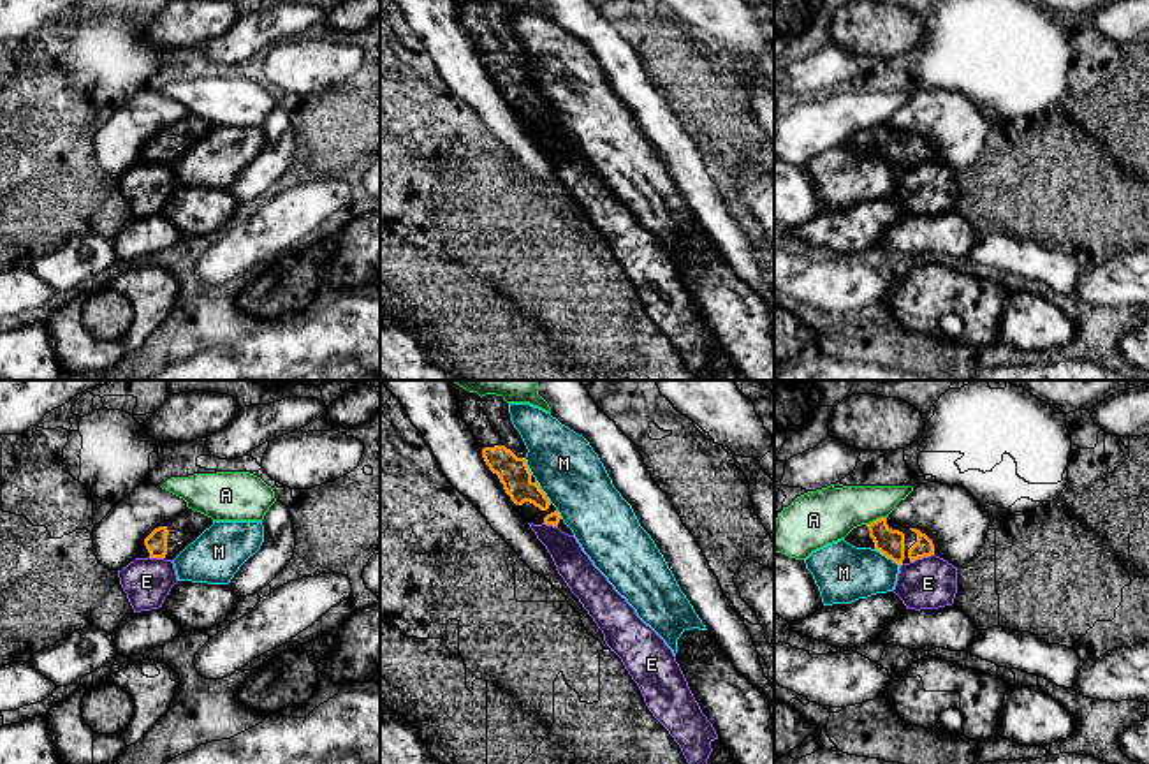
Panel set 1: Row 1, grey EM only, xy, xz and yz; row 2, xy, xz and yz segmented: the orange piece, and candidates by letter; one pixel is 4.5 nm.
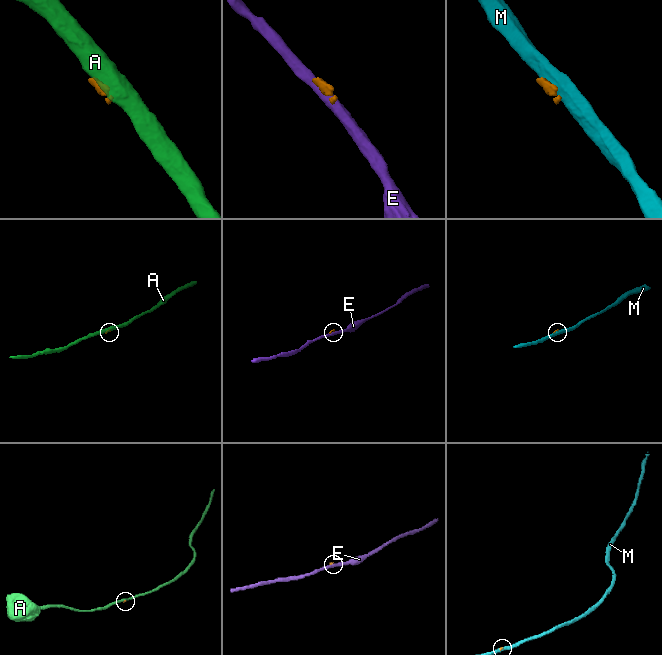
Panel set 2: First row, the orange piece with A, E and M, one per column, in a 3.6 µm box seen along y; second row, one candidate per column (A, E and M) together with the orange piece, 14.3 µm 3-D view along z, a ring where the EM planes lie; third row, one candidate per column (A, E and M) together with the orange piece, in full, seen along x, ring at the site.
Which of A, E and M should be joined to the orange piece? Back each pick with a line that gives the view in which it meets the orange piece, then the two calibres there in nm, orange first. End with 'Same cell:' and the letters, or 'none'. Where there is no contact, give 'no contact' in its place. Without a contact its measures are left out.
Same cell: none

